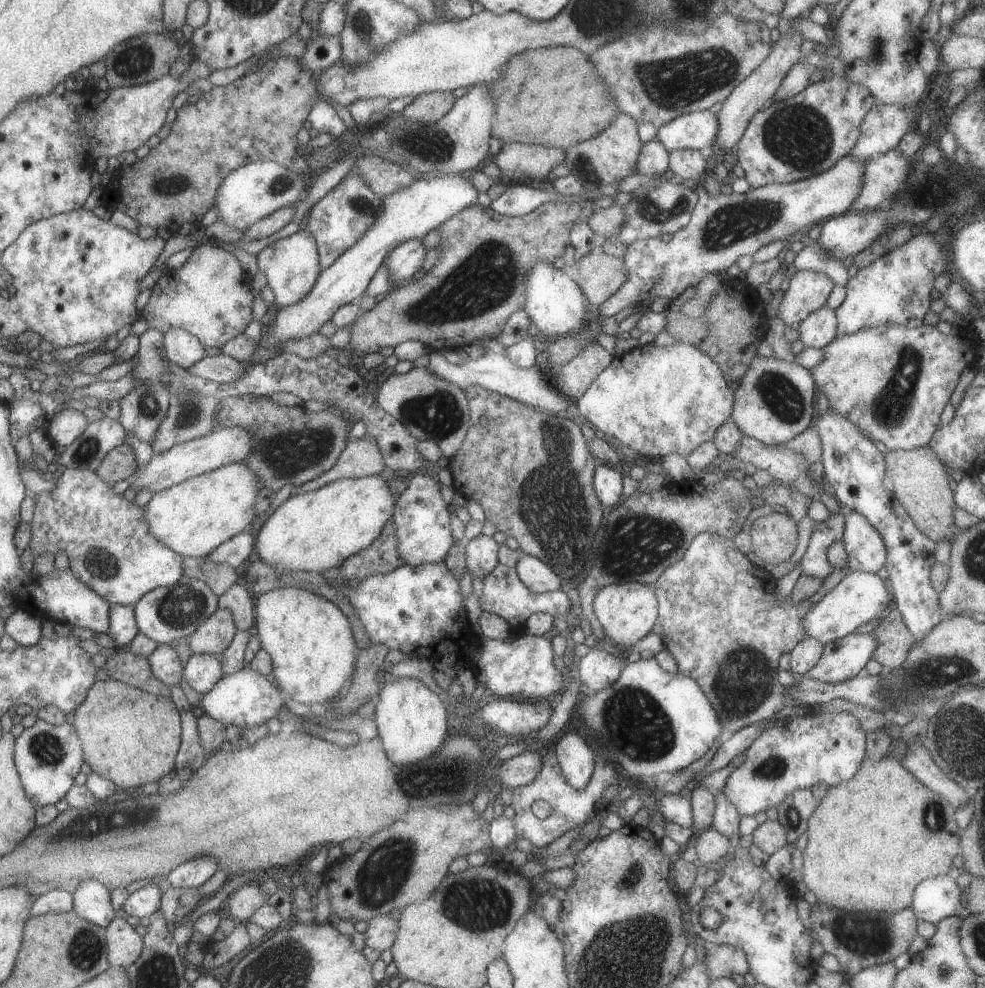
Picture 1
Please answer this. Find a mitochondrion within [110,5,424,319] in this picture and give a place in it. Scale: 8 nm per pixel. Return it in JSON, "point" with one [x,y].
{"point":[136,64]}

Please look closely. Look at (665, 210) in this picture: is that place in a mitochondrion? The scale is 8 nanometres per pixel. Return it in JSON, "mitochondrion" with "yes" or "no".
{"mitochondrion":"yes"}

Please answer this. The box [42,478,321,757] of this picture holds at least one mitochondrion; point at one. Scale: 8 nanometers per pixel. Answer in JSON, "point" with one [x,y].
{"point":[178,607]}

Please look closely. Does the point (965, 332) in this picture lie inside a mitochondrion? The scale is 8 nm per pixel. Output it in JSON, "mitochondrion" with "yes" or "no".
{"mitochondrion":"no"}

